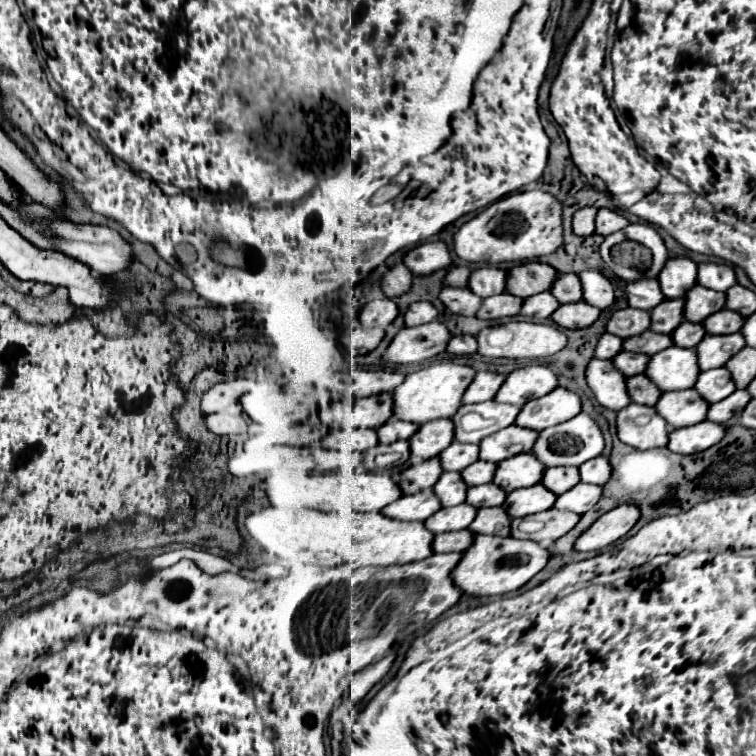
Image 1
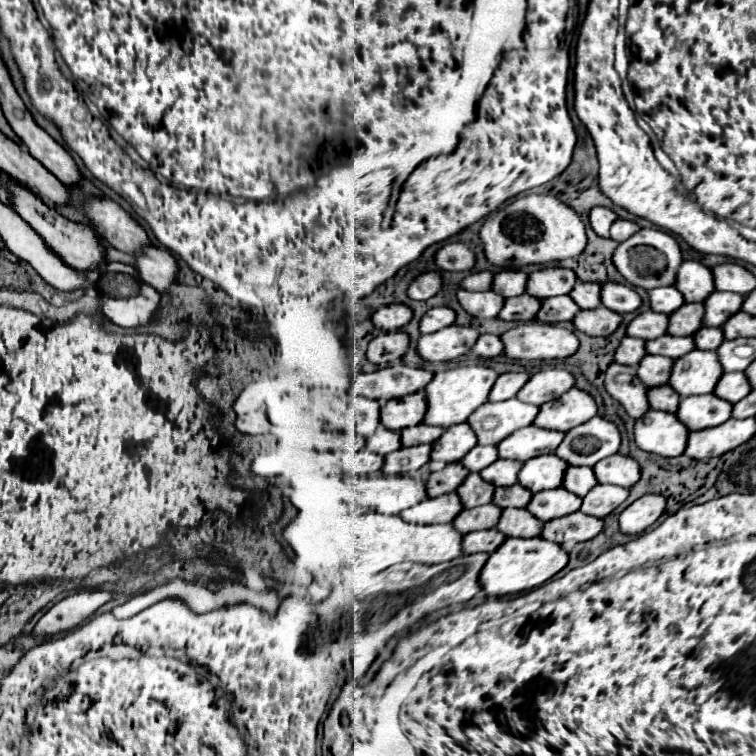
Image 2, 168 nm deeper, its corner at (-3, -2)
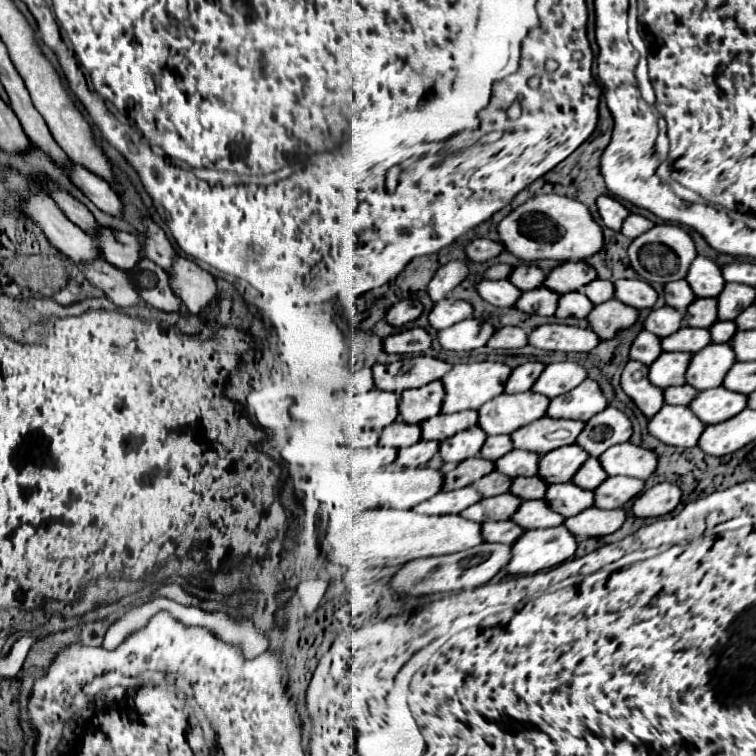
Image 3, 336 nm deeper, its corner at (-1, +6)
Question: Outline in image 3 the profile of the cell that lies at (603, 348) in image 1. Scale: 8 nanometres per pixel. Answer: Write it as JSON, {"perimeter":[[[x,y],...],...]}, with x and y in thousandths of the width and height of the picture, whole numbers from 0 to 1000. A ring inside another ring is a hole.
{"perimeter":[[[849,437],[833,458],[833,476],[844,476],[844,479],[860,484],[873,471],[873,466],[876,466],[873,447]]]}

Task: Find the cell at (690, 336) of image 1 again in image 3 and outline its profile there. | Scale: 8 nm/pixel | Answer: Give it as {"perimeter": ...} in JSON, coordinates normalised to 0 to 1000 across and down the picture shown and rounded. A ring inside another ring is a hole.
{"perimeter":[[[947,426],[937,437],[942,442],[942,452],[966,452],[966,444],[971,444],[974,439],[971,426]]]}

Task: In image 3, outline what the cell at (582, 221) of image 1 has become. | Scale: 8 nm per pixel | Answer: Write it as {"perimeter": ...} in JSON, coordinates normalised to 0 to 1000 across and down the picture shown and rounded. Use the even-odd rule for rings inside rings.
{"perimeter":[[[794,259],[788,265],[788,272],[791,272],[791,283],[796,286],[799,296],[812,304],[812,307],[820,307],[820,299],[823,299],[823,291],[833,283],[820,265],[810,262],[810,259]]]}

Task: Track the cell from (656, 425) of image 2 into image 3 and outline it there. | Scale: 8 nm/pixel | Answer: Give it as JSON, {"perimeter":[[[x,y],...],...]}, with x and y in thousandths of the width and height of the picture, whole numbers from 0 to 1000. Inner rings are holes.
{"perimeter":[[[878,534],[857,558],[857,574],[884,590],[913,593],[921,590],[929,569],[929,558],[907,537]]]}

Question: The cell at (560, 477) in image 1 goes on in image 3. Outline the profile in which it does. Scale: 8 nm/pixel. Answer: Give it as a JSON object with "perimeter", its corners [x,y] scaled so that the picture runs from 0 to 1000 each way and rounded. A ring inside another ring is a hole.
{"perimeter":[[[778,606],[778,608],[767,616],[767,622],[759,627],[757,638],[759,638],[762,643],[772,646],[772,648],[786,648],[786,646],[788,646],[796,635],[802,635],[802,632],[804,632],[804,627],[796,622],[794,611],[791,611],[788,606]]]}

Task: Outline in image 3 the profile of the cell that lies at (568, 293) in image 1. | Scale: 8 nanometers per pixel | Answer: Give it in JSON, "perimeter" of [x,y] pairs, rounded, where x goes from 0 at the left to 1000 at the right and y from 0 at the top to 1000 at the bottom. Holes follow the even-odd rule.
{"perimeter":[[[786,370],[786,373],[775,376],[775,378],[770,378],[765,386],[778,392],[778,397],[783,402],[796,402],[804,394],[810,394],[810,373],[804,373],[804,370]]]}

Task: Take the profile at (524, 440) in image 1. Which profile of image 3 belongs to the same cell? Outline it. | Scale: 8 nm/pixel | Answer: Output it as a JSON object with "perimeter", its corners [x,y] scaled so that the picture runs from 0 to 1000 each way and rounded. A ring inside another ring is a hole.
{"perimeter":[[[717,553],[706,556],[706,561],[696,561],[685,566],[685,571],[677,571],[675,579],[680,585],[680,593],[720,601],[733,593],[759,587],[765,571],[770,571],[770,561],[765,556],[733,556],[733,553]]]}

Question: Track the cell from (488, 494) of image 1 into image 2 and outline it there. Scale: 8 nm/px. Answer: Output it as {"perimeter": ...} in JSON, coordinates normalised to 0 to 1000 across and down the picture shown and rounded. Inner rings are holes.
{"perimeter":[[[680,640],[680,643],[669,643],[669,646],[656,646],[653,667],[661,672],[672,672],[672,669],[696,672],[701,659],[704,659],[704,651],[698,651],[698,646]]]}

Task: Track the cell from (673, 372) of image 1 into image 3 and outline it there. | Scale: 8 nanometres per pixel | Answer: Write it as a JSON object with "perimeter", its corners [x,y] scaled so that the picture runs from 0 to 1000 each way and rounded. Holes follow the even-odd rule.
{"perimeter":[[[937,455],[929,466],[918,466],[907,489],[907,508],[921,516],[947,513],[955,508],[960,492],[971,481],[971,463],[966,455]]]}

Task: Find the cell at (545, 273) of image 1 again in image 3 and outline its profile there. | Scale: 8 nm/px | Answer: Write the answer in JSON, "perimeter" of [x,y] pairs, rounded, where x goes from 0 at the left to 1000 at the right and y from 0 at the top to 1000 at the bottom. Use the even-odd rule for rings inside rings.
{"perimeter":[[[746,347],[735,352],[720,370],[720,378],[735,389],[759,386],[767,378],[788,370],[788,360],[775,347]]]}

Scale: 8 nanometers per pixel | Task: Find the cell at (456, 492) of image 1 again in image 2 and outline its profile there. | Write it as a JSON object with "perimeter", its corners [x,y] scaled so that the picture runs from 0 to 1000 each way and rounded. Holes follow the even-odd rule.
{"perimeter":[[[624,627],[614,635],[614,640],[603,651],[606,651],[614,672],[630,672],[630,669],[651,664],[653,648],[656,648],[653,640],[646,640],[643,635],[638,635],[635,627]]]}

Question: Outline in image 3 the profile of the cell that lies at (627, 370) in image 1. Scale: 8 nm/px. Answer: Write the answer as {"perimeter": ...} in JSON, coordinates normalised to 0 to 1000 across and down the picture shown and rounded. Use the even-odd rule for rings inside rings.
{"perimeter":[[[876,466],[865,481],[860,481],[857,500],[870,513],[905,508],[907,481],[913,479],[910,466]]]}

